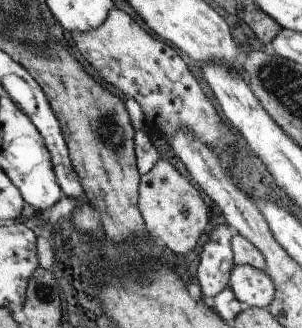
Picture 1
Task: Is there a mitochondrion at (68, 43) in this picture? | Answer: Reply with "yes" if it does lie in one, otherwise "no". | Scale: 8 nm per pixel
no

